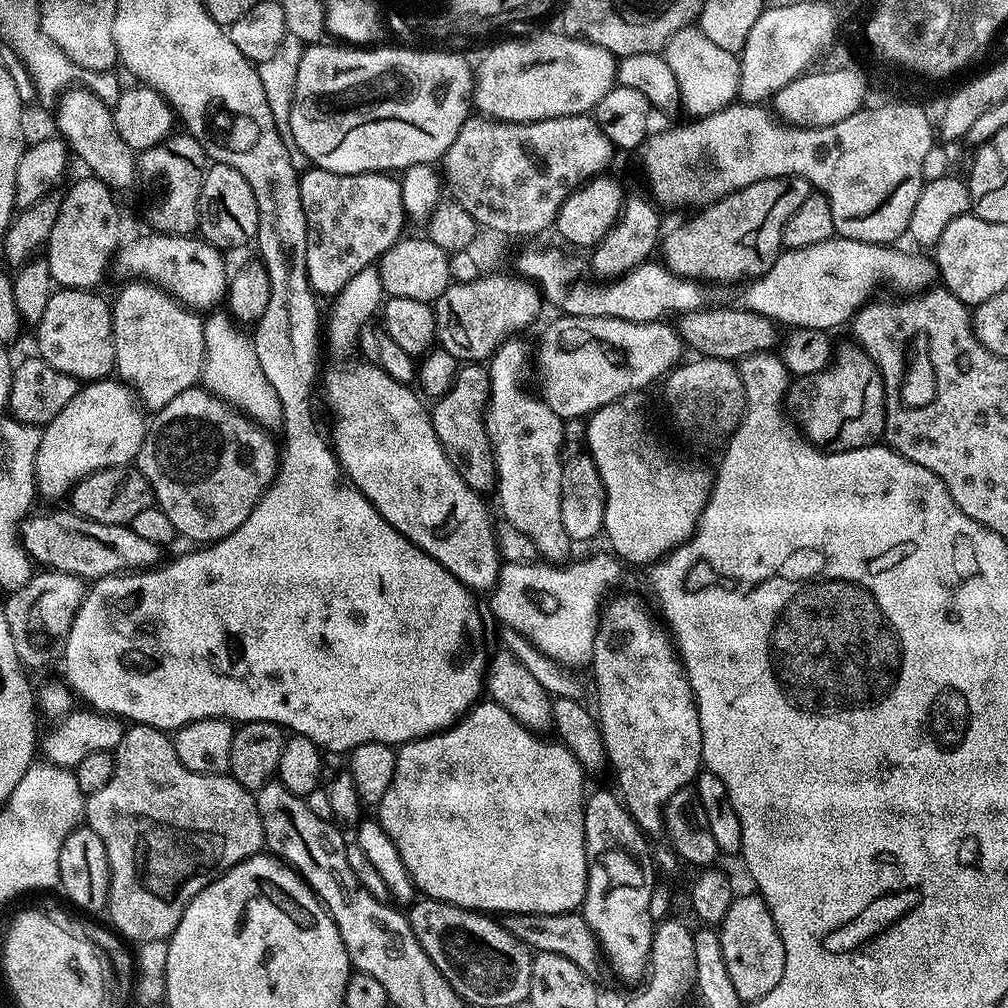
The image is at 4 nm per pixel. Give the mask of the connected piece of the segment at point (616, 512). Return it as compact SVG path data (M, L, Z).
M631 399L616 400L602 406L586 420L586 452L598 466L598 474L604 483L604 527L603 535L608 535L607 547L621 561L632 564L651 565L665 554L679 547L692 536L702 510L712 493L714 476L711 471L696 464L683 464L675 460L656 441L654 433L648 429L644 416L632 405Z

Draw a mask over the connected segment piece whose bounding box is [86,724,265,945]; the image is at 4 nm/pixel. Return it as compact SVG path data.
M145 724L125 727L114 755L114 778L86 800L86 824L102 840L109 864L106 915L112 919L111 927L125 941L136 940L137 945L142 945L167 940L197 894L235 864L257 855L265 847L256 797L231 775L207 776L186 770L178 758L178 750L174 750L172 736L163 728Z

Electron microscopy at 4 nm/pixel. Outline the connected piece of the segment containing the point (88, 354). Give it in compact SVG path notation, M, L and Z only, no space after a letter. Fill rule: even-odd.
M60 288L53 291L46 311L34 325L36 348L40 359L54 370L62 370L81 382L105 379L115 369L116 351L112 337L112 309L92 290Z

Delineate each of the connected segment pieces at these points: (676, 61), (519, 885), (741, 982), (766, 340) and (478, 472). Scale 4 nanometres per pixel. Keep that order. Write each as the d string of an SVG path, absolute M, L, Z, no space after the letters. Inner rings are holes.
M689 26L678 30L662 49L662 55L670 66L670 74L678 82L680 104L689 112L689 117L710 116L727 108L737 99L740 91L740 61L737 53L722 50L722 46L710 42L698 26Z
M477 702L443 732L433 732L430 736L410 740L396 748L394 779L390 781L390 790L382 794L382 802L378 806L378 819L386 834L390 834L394 846L398 846L398 854L402 854L402 862L412 876L412 883L425 897L485 914L558 914L575 912L583 905L588 885L588 859L584 841L586 773L583 764L577 762L574 754L564 743L555 739L543 740L540 736L543 735L537 734L531 728L523 728L509 712L502 710L502 706L491 702Z
M758 894L751 895L737 895L730 910L726 910L726 918L718 926L722 958L726 958L730 982L734 982L738 998L745 1002L766 998L766 994L782 982L782 970L786 970L786 950L778 934L778 926L764 899Z
M743 306L737 308L715 308L699 312L685 312L678 320L678 331L685 345L693 353L710 360L739 362L745 356L756 356L759 352L771 353L781 343L782 328L775 320L757 312L749 312Z
M464 362L456 369L456 377L446 394L431 405L432 425L438 434L438 442L452 459L452 464L475 492L488 494L496 486L496 456L484 425L488 403L490 378L487 367L480 362Z

